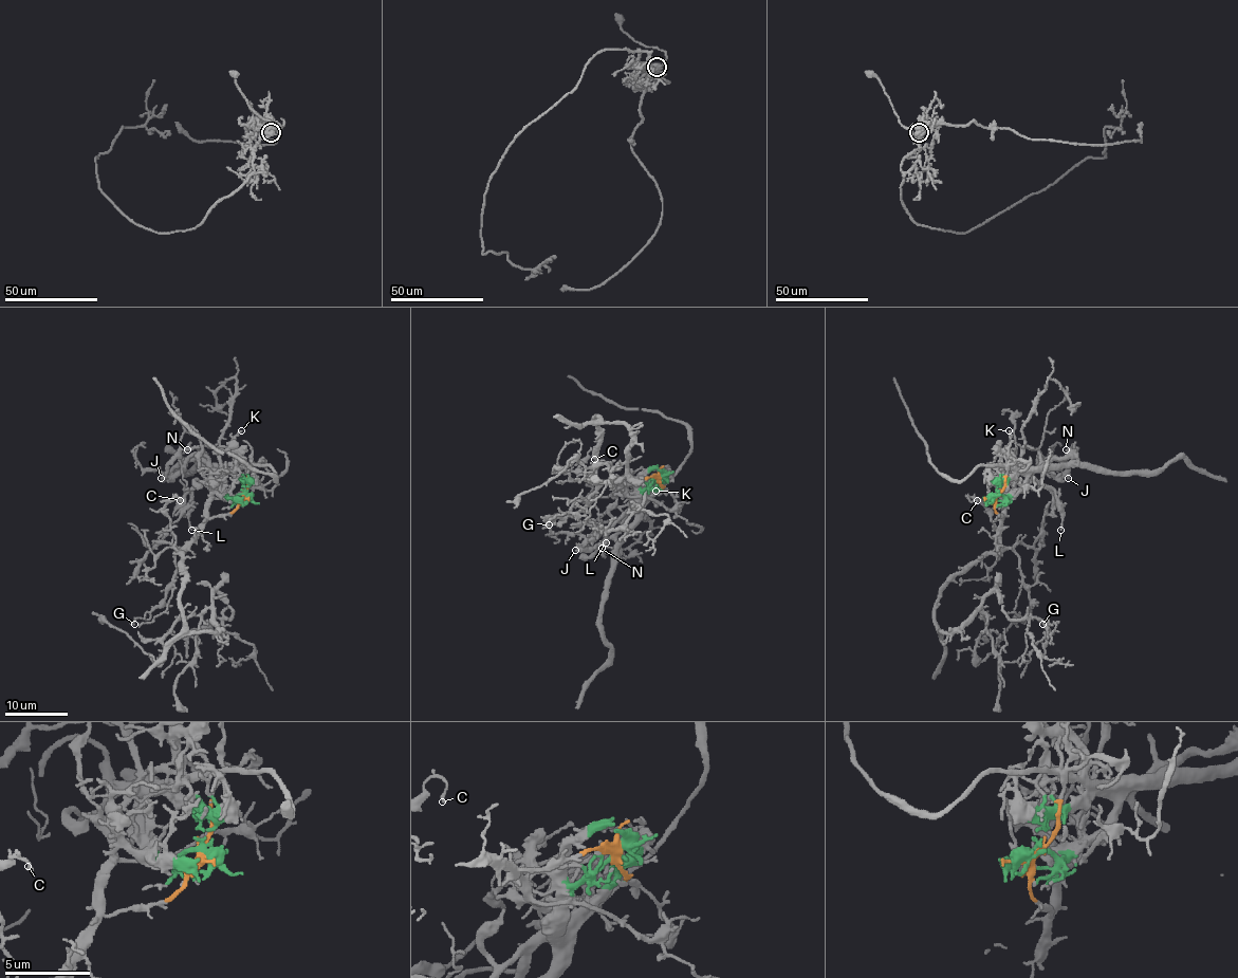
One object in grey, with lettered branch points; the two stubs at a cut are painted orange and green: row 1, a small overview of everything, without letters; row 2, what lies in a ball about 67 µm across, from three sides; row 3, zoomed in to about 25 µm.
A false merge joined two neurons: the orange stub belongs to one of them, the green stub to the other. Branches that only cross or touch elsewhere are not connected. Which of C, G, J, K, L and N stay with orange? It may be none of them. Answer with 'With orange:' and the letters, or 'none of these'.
With orange: C, G

